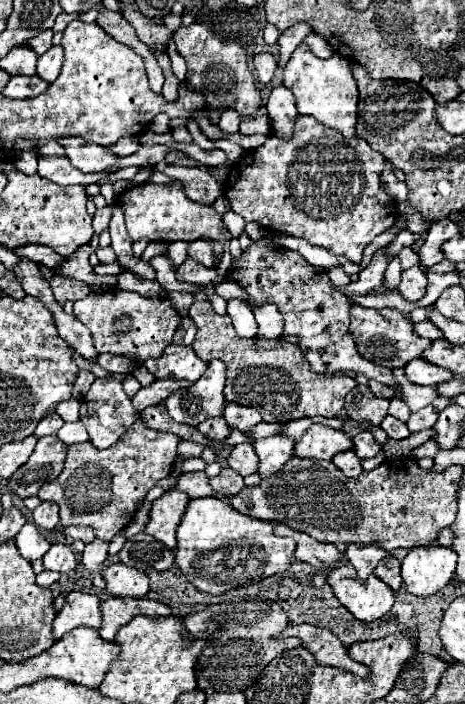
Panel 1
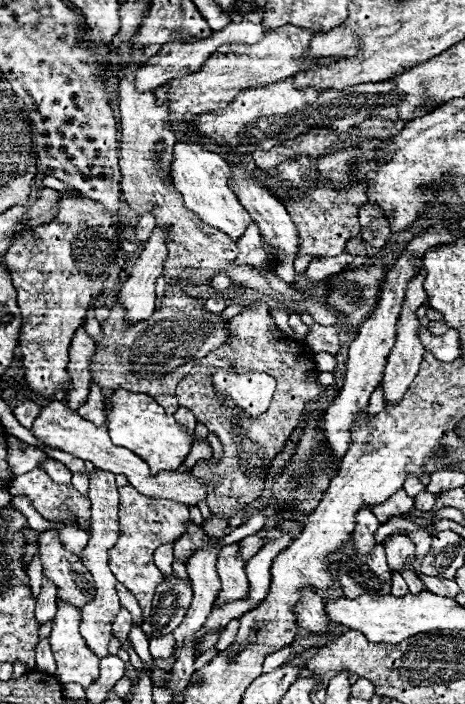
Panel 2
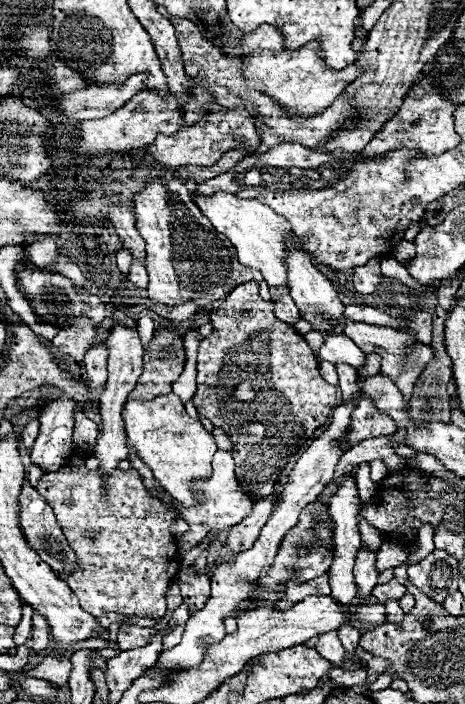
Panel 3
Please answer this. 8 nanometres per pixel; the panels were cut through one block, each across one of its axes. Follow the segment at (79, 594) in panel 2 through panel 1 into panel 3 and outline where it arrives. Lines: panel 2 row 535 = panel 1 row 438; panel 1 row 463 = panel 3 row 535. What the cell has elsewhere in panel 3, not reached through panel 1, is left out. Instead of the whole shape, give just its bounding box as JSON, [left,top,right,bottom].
[20,484,78,574]

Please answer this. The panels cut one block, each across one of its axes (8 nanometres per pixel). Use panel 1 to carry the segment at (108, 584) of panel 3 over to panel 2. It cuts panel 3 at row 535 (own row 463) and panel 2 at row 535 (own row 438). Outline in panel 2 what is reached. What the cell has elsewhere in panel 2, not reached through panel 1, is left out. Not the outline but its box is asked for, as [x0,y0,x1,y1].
[110,484,190,618]

